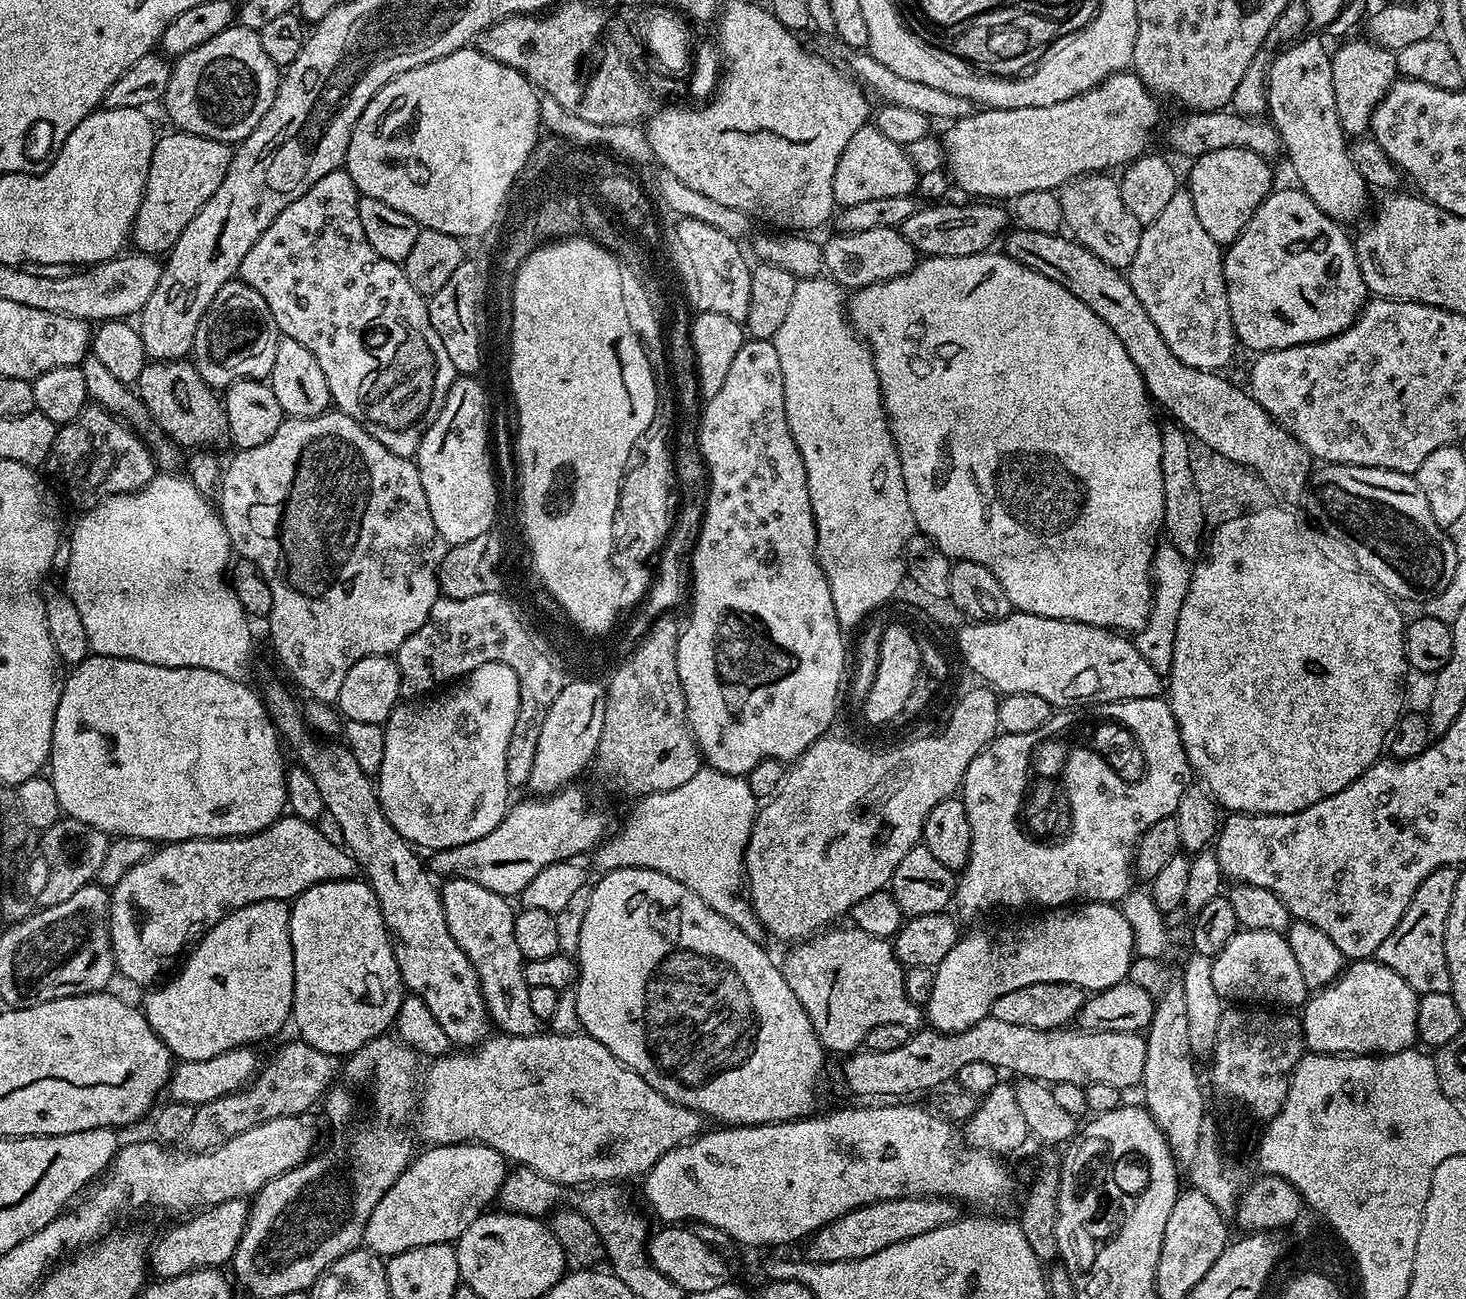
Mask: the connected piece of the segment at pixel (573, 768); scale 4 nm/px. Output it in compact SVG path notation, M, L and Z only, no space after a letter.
M574 678L554 698L554 706L546 710L546 722L542 722L542 734L538 734L538 750L534 750L534 766L526 785L527 791L537 797L551 796L567 788L584 767L593 763L598 742L604 729L606 688L596 678Z

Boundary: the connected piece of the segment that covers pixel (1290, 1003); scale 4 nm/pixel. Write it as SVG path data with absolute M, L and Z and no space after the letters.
M1237 930L1212 960L1212 981L1221 1001L1239 1002L1244 1006L1275 1006L1280 1010L1296 1010L1310 995L1306 978L1302 978L1302 970L1298 970L1298 962L1294 962L1287 935L1266 930Z

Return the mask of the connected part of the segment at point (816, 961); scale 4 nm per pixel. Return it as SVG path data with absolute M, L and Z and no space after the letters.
M847 926L848 928L836 928L821 931L819 934L797 943L788 952L788 957L782 960L782 971L786 982L790 986L790 990L794 990L794 994L798 998L798 1002L802 1002L802 1006L806 1010L806 1014L810 1018L810 1026L814 1026L814 1030L818 1034L820 1044L829 1052L844 1052L843 1054L851 1054L863 1045L866 1034L870 1034L870 1030L874 1030L874 1026L883 1026L890 1022L894 1022L894 1026L906 1026L910 1030L916 1030L925 1023L926 1012L919 1004L915 1004L906 994L906 986L904 985L904 973L906 971L900 959L896 956L896 949L891 939L883 936L875 936L874 934L866 934L861 928L855 926Z

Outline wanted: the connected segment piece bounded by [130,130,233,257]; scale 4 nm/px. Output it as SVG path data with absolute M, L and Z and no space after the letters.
M168 130L161 135L150 158L150 174L136 220L132 224L131 243L140 254L159 257L171 252L174 242L182 238L182 230L190 226L190 218L210 202L214 190L222 186L232 161L233 149L220 140L195 136L189 132Z

